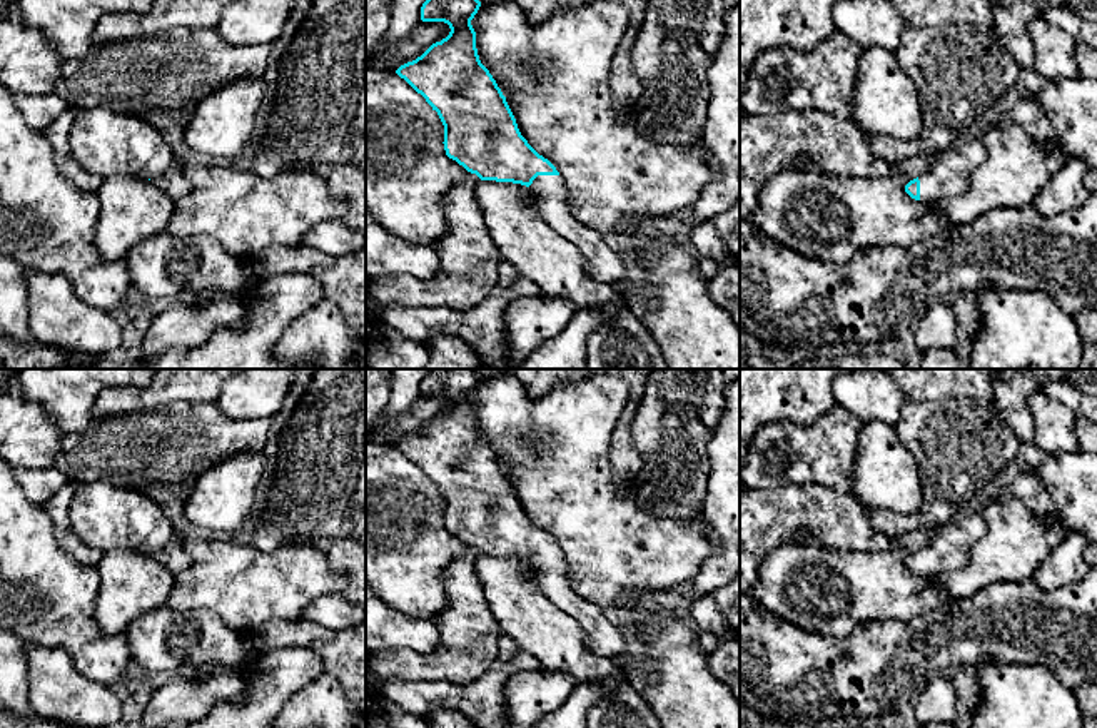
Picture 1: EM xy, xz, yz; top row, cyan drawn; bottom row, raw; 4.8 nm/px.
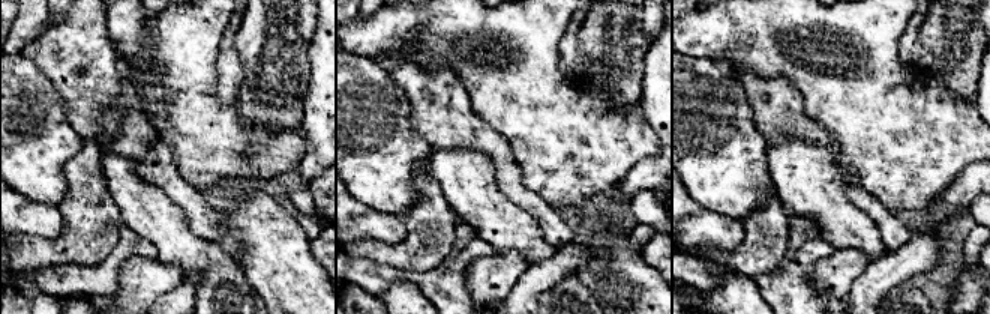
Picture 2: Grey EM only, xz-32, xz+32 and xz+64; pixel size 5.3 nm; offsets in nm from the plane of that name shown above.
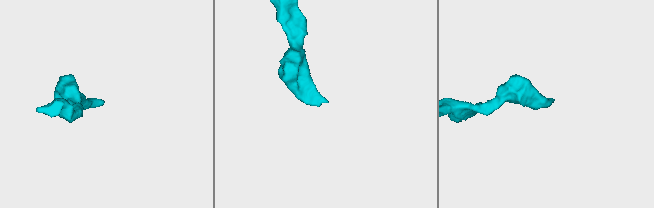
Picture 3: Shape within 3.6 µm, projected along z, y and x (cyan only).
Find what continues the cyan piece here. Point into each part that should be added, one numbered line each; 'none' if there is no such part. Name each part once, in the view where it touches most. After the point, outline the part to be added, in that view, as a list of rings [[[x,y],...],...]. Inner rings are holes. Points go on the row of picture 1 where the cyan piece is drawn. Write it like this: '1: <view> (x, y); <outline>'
1: xz (550, 196); [[[538,175],[529,190],[541,217],[579,250],[581,265],[591,277],[613,286],[631,274],[603,235],[573,215],[561,175]]]

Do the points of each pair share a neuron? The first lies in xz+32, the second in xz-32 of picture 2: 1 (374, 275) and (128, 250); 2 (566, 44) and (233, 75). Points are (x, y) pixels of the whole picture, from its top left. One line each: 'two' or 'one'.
1: one
2: one

